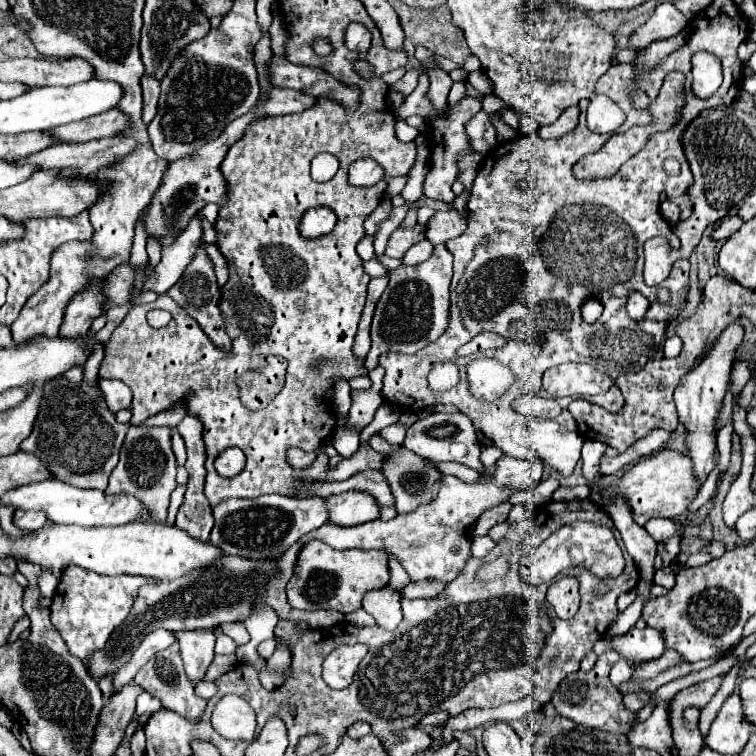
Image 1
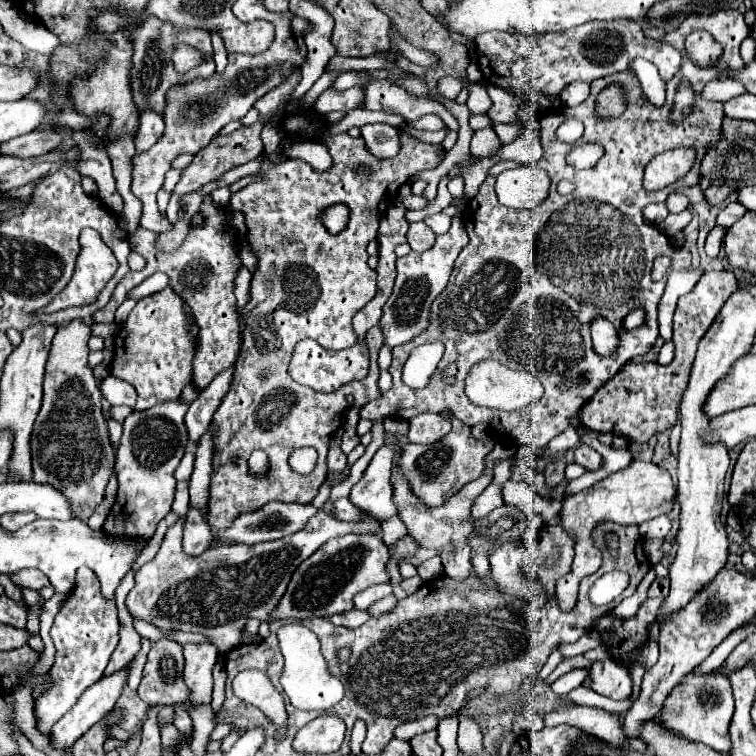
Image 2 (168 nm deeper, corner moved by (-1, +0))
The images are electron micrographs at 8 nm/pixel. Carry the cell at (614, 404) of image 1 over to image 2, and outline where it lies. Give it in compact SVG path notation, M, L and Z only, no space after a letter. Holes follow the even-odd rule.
M716 8L716 10L712 12L712 14L690 14L690 16L686 16L686 18L682 20L682 24L680 24L680 26L678 26L676 30L672 30L672 32L666 32L666 34L664 34L664 36L660 38L660 42L666 42L666 44L674 46L674 48L676 48L676 50L678 50L678 52L682 54L682 66L678 68L678 74L676 74L676 78L672 78L670 82L666 82L666 102L664 102L664 106L654 106L654 104L652 104L652 102L650 102L648 98L644 98L644 96L642 96L642 88L640 88L640 82L638 82L638 78L636 78L636 76L634 76L632 72L625 71L616 74L610 74L610 78L598 78L598 80L594 80L594 82L591 83L590 94L588 98L586 98L586 100L584 100L584 102L582 102L580 106L576 106L576 108L568 108L568 106L564 106L564 108L562 108L562 110L558 110L558 112L552 112L552 114L544 114L544 116L542 116L542 150L544 150L544 156L542 156L542 159L540 160L541 162L538 164L544 164L544 170L546 170L546 172L550 172L550 180L552 180L552 186L550 186L550 196L546 198L546 202L542 202L542 206L538 206L538 208L534 208L534 210L512 210L512 208L506 208L506 206L502 206L502 204L498 202L498 198L496 198L496 192L494 192L494 182L496 182L496 176L498 176L498 174L500 174L502 170L506 170L506 168L508 168L507 170L514 170L514 168L518 168L518 166L529 166L529 165L520 165L516 163L510 164L510 162L500 162L500 164L496 164L496 166L492 166L492 168L488 170L488 176L486 176L484 184L480 186L478 194L476 194L476 196L474 196L472 200L468 200L468 204L466 204L466 208L464 208L464 212L462 212L462 222L464 222L464 226L466 226L466 232L468 232L468 236L470 236L470 242L468 242L468 244L478 244L478 248L476 248L476 250L474 250L474 252L472 252L470 256L466 256L466 258L464 258L464 248L462 248L460 256L456 258L456 264L454 264L454 270L452 270L452 276L450 276L450 282L448 282L446 290L444 290L444 292L442 292L442 294L440 294L440 296L438 296L438 298L434 300L434 304L432 304L432 318L430 318L430 322L432 322L432 324L428 326L428 330L426 330L426 332L422 332L420 336L416 336L416 338L414 338L412 342L408 342L408 344L404 344L404 346L396 346L396 348L392 350L392 364L390 364L390 374L392 374L392 380L394 380L394 384L392 384L392 388L390 388L388 392L384 392L384 394L382 394L380 398L376 398L374 402L368 402L368 404L366 404L366 406L364 406L362 410L360 410L360 416L362 416L362 418L378 418L378 420L384 420L386 416L394 416L394 418L408 418L408 420L410 420L410 418L414 418L414 416L416 416L416 414L420 414L420 412L440 412L440 410L444 410L444 408L448 408L448 406L450 406L450 408L452 408L452 412L456 414L456 418L460 418L460 420L462 420L462 422L466 422L468 426L474 426L474 424L480 424L480 422L486 422L486 424L488 424L488 428L490 428L490 436L492 436L494 440L502 440L502 438L504 438L504 440L514 440L514 444L518 444L518 446L520 446L520 444L534 444L534 442L538 440L538 426L536 426L536 424L556 424L556 430L566 430L566 428L570 428L570 426L572 426L572 416L576 414L576 410L578 410L578 408L580 408L580 406L582 406L582 404L584 404L584 402L586 402L586 400L588 400L590 396L594 396L594 392L598 390L598 386L602 386L602 384L606 384L606 382L608 382L610 378L614 378L614 374L616 374L616 372L618 372L618 370L620 370L620 368L622 368L622 366L624 366L626 362L630 362L632 358L636 358L636 356L644 356L644 354L646 354L646 352L648 352L648 350L650 350L650 348L654 346L654 342L656 342L656 338L658 338L658 318L656 318L656 316L658 316L658 302L660 302L660 298L662 298L662 294L664 294L664 286L666 286L666 280L660 280L660 282L652 282L652 278L650 278L650 270L652 270L652 262L654 262L654 258L656 258L658 254L664 254L664 256L670 256L670 258L672 258L672 270L688 270L688 268L690 268L690 262L692 262L692 254L690 254L690 252L688 252L688 250L686 250L684 246L674 246L674 244L670 242L670 238L668 238L666 234L662 234L662 232L660 232L660 228L658 228L658 226L654 226L654 224L648 224L648 222L644 220L644 214L642 214L642 210L644 210L644 208L646 208L648 204L654 204L654 202L664 202L664 200L668 198L668 194L672 194L672 192L678 192L678 190L682 190L682 188L692 188L692 186L696 186L696 184L698 184L698 180L700 180L700 158L702 158L702 156L706 154L706 148L708 148L708 142L712 142L714 138L718 138L718 136L720 136L720 124L722 124L722 118L724 118L724 110L722 110L724 102L716 102L716 100L706 100L706 98L702 96L702 90L704 90L704 86L706 86L706 84L708 84L710 80L716 80L716 78L722 78L722 76L724 76L724 74L726 74L728 70L734 70L734 72L738 72L738 70L744 70L744 60L740 58L740 44L742 44L742 40L744 40L744 38L748 38L748 36L750 36L750 28L748 28L748 24L744 22L744 16L742 16L742 14L740 14L740 12L736 10L736 8ZM694 30L708 30L708 32L710 32L710 34L714 36L714 40L716 40L716 42L718 42L718 44L720 44L720 46L724 48L724 54L722 54L722 58L720 58L720 62L718 62L718 68L710 68L710 70L700 70L700 68L698 68L698 70L696 70L696 68L694 68L694 64L690 64L688 56L684 54L684 40L686 40L686 36L688 36L688 34L692 34ZM684 78L688 78L688 80L690 80L690 84L692 84L692 88L694 88L694 92L696 92L696 102L694 102L694 110L692 110L692 114L690 114L690 116L688 116L688 118L686 118L684 122L680 122L680 124L676 124L676 126L674 126L674 124L670 124L670 122L668 122L668 114L670 114L670 108L672 108L672 100L674 100L674 92L676 92L676 88L678 88L680 80L684 80ZM610 82L620 82L620 84L628 84L628 110L626 110L626 112L624 112L622 116L618 116L618 118L610 118L610 120L602 120L602 118L600 118L600 116L596 114L596 98L598 98L598 94L602 92L602 88L604 88L604 86L608 86ZM570 116L574 116L574 118L580 118L580 120L584 122L584 126L586 126L586 132L584 132L584 136L580 138L580 144L588 144L588 142L598 142L598 144L600 144L600 146L604 148L604 156L602 156L602 158L598 160L598 166L594 166L594 168L590 168L590 170L574 170L574 168L570 166L570 172L566 172L566 174L564 174L562 170L564 170L564 166L568 164L568 162L566 162L566 156L568 156L570 148L574 148L574 146L558 142L558 140L556 140L556 128L558 128L558 126L562 124L562 120L564 120L564 118L570 118ZM674 148L694 148L694 150L696 150L696 162L694 162L692 170L690 170L690 172L688 172L688 174L686 174L686 176L684 176L682 180L674 182L672 186L668 186L668 188L664 188L664 190L656 190L656 192L650 192L650 190L646 190L646 188L642 186L642 178L644 178L644 168L646 168L646 164L648 164L648 162L650 162L650 160L652 160L652 158L654 158L656 154L662 154L662 152L666 152L666 150L674 150ZM626 166L628 166L628 172L626 172ZM562 174L564 174L564 176L562 176ZM560 180L570 180L570 182L574 182L574 186L576 186L576 188L574 188L574 194L568 194L568 196L560 196L560 194L556 192L556 186L558 186L558 182L560 182ZM596 182L598 182L598 186L596 186ZM550 246L568 246L568 248L570 248L570 252L546 252L546 250L550 250ZM574 246L578 248L576 252L572 252L572 248L574 248ZM604 246L606 246L606 248L604 248ZM544 270L550 270L550 276L548 276L548 272L544 272ZM638 306L642 306L642 308L646 310L646 322L644 322L644 324L642 324L640 328L636 328L636 330L624 330L624 326L622 326L622 320L626 318L626 314L628 314L630 310L634 310L634 308L638 308ZM596 316L604 316L604 318L608 318L608 320L610 320L610 322L612 322L614 326L616 326L616 332L618 332L618 338L620 338L620 342L618 342L618 348L614 350L614 354L610 354L610 356L600 356L600 354L596 354L596 352L594 352L594 346L592 346L592 340L590 340L590 322L592 322L592 320L594 320ZM436 340L440 340L440 342L442 342L442 344L446 346L446 354L444 354L444 358L440 360L440 372L436 372L436 374L434 374L434 376L430 378L428 386L426 386L426 388L422 388L422 390L414 390L414 388L406 386L406 384L402 382L402 366L404 366L406 358L410 356L410 352L412 352L412 350L414 350L416 346L420 346L420 344L428 344L428 342L436 342ZM486 358L492 358L492 360L498 360L498 362L502 362L504 366L510 366L512 370L526 370L526 372L530 372L530 374L538 374L538 378L540 378L540 382L544 384L544 390L546 390L546 392L544 392L544 396L542 396L542 400L540 400L540 402L536 402L534 406L526 406L526 410L520 410L520 412L508 412L508 414L506 414L506 412L500 412L500 410L488 410L488 408L478 408L478 406L470 404L470 402L468 402L468 398L466 398L466 394L464 394L464 376L468 374L468 370L470 370L470 368L472 368L472 366L474 366L476 362L480 362L480 360L486 360ZM450 360L456 360L456 364L458 364L458 376L456 376L456 394L450 394L450 392L448 392L448 388L446 388L446 386L444 386L444 384L440 382L440 374L442 374L442 368L444 368L444 364L446 364L446 362L450 362ZM580 374L584 374L584 376L588 378L588 382L586 382L586 384L584 384L582 388L576 388L576 390L570 390L570 392L560 392L560 390L558 390L558 382L560 382L560 380L562 380L564 376L570 376L570 378L576 378L576 376L580 376ZM524 414L526 414L526 420L524 420ZM550 414L554 414L554 416L550 416Z

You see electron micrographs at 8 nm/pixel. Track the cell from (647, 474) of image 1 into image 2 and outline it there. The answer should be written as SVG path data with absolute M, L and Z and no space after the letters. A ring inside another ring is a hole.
M634 460L624 470L618 470L614 474L610 474L608 478L596 482L594 486L568 496L564 500L562 512L560 512L562 526L568 532L576 532L578 542L576 542L576 558L574 558L572 570L556 582L554 596L556 596L558 606L562 606L562 610L572 610L576 606L580 580L594 574L602 564L600 552L598 552L598 548L594 548L592 538L590 538L590 532L598 522L610 520L610 522L616 522L622 526L642 524L646 520L660 516L660 514L668 514L674 506L674 500L676 500L676 486L672 484L670 474L664 468L660 468L658 464L642 462L642 460Z

